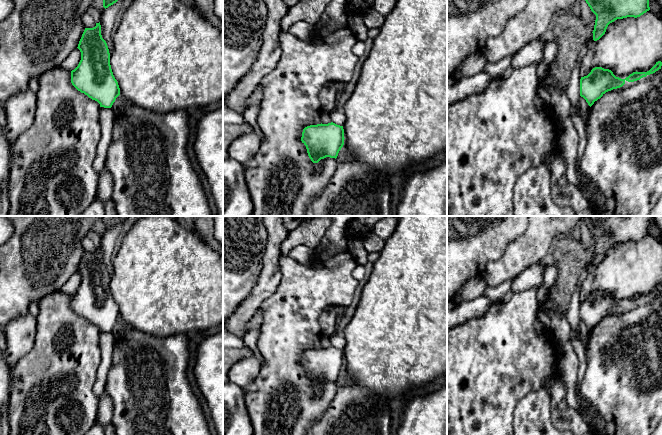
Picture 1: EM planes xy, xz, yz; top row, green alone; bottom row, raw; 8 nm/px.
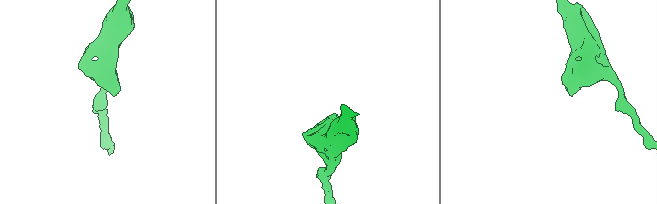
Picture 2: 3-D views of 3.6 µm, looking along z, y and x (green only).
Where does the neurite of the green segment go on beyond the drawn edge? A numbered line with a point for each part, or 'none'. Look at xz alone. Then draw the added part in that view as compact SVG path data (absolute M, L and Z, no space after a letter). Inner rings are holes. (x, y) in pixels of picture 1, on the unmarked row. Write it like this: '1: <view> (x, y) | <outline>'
none

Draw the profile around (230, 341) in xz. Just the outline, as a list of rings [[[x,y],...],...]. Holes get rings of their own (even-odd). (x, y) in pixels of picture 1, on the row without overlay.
[[[223,326],[223,349],[241,349],[243,347],[245,347],[243,339],[230,333]]]

